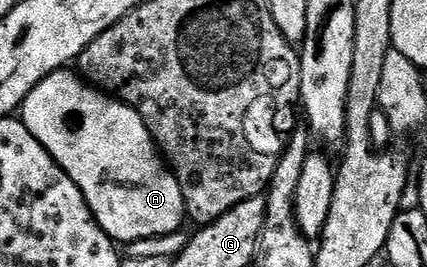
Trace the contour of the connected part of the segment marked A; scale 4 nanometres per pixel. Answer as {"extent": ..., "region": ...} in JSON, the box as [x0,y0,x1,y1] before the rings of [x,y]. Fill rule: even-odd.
{"extent":[22,68,186,244],"region":[[[68,68],[55,70],[29,92],[22,107],[25,128],[48,149],[48,155],[68,173],[70,180],[78,184],[96,223],[109,238],[127,244],[150,236],[166,236],[181,229],[186,215],[180,185],[157,150],[156,141],[150,136],[140,113],[89,84],[79,73],[71,74],[70,71]]]}

